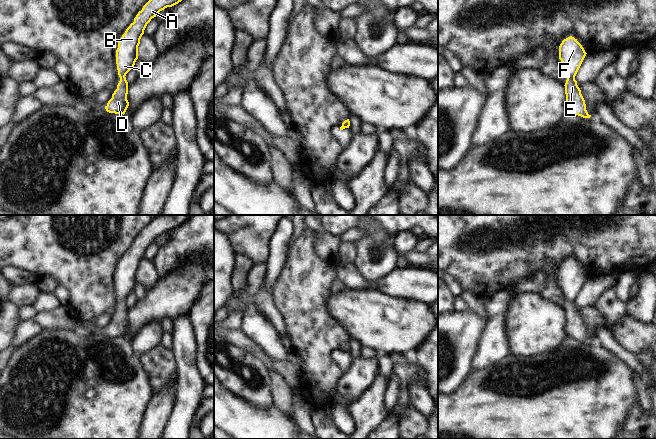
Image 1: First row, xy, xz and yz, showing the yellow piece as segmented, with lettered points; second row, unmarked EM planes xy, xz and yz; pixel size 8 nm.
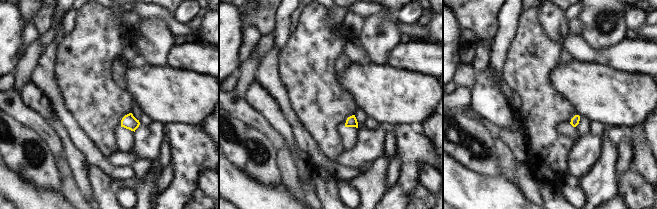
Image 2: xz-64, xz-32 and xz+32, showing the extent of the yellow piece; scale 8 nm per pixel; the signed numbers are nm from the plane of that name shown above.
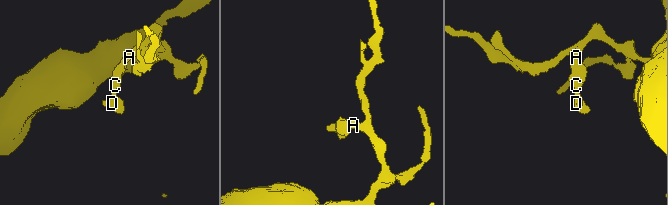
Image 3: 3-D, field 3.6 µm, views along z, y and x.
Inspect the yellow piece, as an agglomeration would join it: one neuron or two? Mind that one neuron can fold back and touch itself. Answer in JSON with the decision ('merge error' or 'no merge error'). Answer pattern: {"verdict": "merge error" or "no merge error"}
{"verdict": "no merge error"}

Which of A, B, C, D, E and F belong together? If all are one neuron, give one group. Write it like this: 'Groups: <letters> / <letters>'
Groups: A B C D E F.

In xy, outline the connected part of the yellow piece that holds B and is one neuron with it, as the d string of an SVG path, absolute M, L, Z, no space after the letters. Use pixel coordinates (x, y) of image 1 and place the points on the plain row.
M165 215L157 217L152 221L138 236L134 246L126 253L125 257L118 264L116 274L116 288L120 305L117 313L112 318L105 333L109 337L125 338L129 326L127 324L128 306L126 298L134 292L138 283L138 270L140 263L144 258L147 248L152 242L167 231L172 231L181 226L190 215Z

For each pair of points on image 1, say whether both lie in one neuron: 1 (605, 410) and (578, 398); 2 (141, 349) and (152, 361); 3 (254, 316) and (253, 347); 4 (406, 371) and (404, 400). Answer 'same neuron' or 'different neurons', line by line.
1: same neuron
2: different neurons
3: different neurons
4: same neuron

